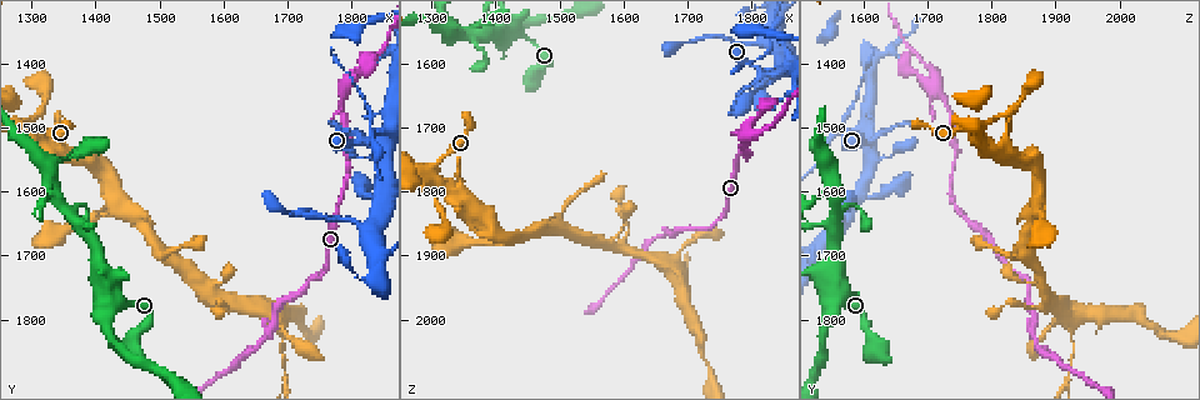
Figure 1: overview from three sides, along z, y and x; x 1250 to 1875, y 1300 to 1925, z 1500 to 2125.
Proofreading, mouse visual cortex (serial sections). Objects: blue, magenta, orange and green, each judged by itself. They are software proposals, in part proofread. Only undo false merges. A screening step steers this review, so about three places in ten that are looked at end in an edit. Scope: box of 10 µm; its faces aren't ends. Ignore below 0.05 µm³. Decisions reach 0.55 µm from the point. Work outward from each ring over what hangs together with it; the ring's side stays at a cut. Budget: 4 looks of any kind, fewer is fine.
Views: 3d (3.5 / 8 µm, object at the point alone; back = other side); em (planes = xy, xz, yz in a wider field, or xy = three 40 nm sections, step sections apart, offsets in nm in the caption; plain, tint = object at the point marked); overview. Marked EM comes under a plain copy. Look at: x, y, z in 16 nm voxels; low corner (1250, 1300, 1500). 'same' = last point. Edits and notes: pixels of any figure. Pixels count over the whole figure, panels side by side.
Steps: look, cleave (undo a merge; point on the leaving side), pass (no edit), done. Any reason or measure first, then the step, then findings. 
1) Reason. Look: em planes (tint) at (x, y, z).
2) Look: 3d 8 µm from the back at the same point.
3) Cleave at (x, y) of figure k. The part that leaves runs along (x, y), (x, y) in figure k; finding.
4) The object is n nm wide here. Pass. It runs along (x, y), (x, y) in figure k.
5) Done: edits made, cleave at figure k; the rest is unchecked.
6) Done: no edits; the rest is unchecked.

Arms part here. Look: 3d 3.5 µm at (1295, 1510, 1765).

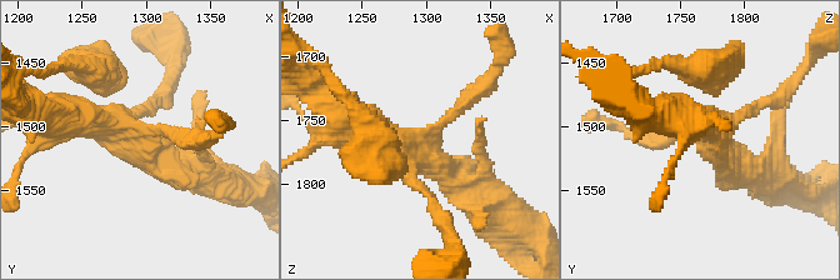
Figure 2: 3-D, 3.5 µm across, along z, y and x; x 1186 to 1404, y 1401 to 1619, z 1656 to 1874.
Need the tissue. Look: em xy step 1 (tint) at (1296, 1504, 1768).

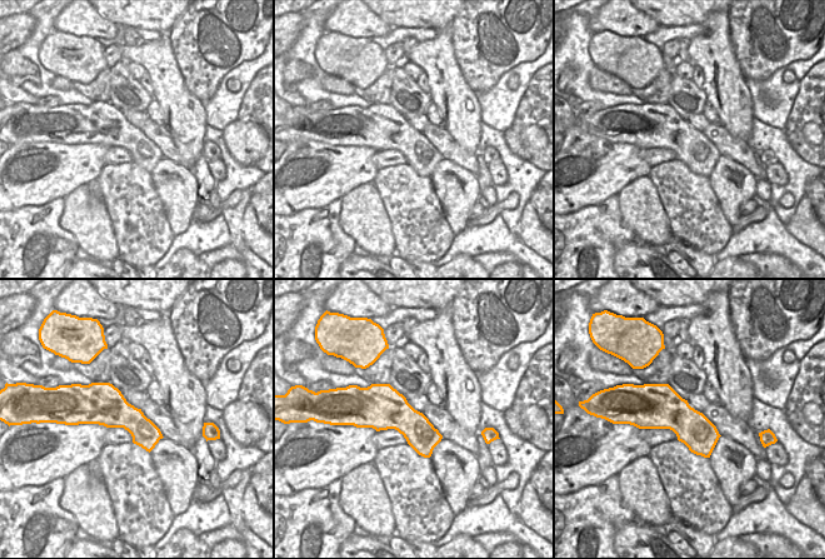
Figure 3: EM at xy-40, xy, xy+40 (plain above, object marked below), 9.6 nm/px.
Pass. Continuous, no second cell.

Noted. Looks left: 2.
Look: 3d 3.5 µm at (1790, 1435, 1710).

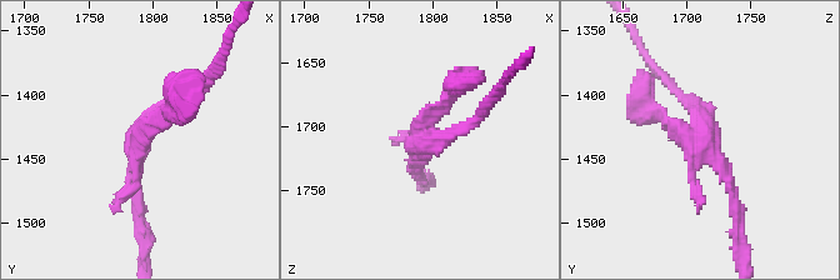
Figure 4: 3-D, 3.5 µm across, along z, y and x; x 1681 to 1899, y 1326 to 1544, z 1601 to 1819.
Look: em xy step 2 (tint) at (1788, 1440, 1714).

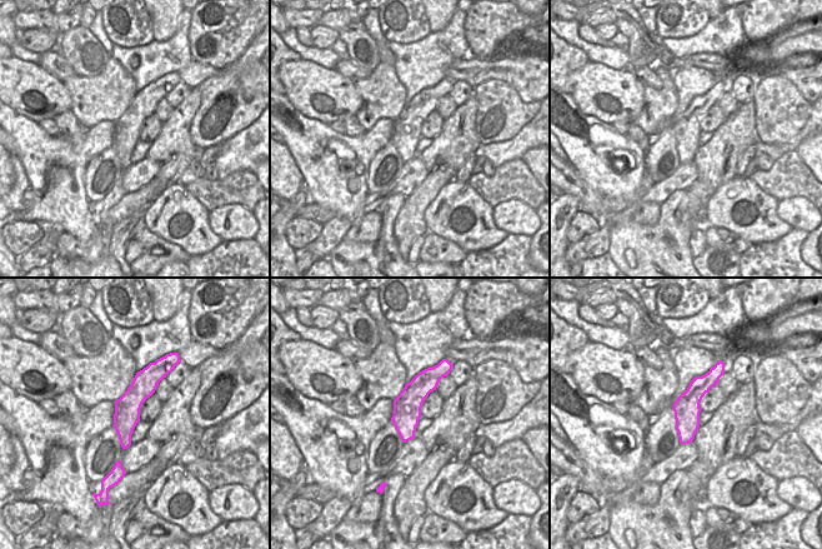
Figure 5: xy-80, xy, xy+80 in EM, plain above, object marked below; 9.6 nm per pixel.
Cleave at (648, 119) of figure 4. The part that leaves runs along (691, 141), (653, 110), (640, 80) in figure 4; a second cell is stuck on.

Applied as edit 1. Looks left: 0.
Done: edits made, cleave at figure 4; the rest is unchecked.

